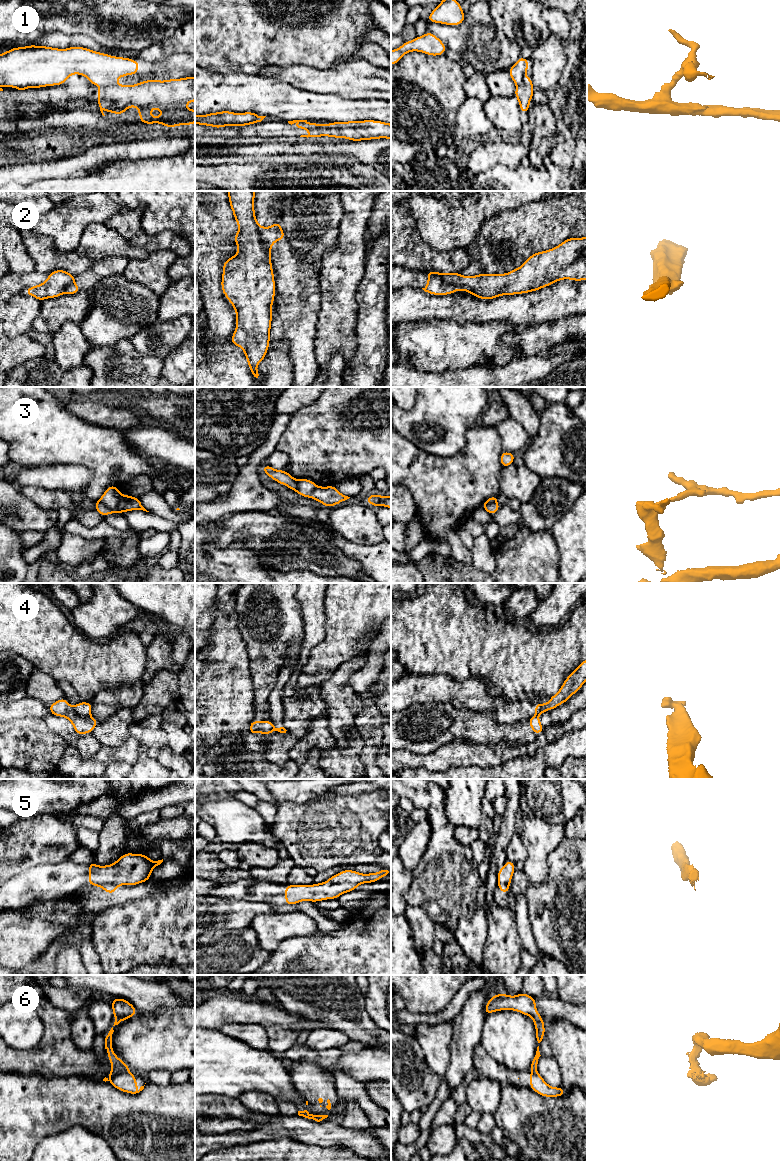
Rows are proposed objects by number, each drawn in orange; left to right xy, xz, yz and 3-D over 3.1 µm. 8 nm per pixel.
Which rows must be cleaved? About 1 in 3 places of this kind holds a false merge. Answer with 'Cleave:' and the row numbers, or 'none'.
Cleave: 1, 2, 3, 4, 6

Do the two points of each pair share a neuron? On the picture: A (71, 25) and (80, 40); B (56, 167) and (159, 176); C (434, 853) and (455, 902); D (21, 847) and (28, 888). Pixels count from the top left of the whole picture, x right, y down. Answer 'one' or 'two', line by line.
A: two
B: two
C: one
D: two

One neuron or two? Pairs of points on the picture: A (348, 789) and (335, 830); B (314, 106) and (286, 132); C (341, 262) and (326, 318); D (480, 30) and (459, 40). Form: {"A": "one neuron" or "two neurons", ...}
{"A": "two neurons", "B": "two neurons", "C": "one neuron", "D": "one neuron"}

